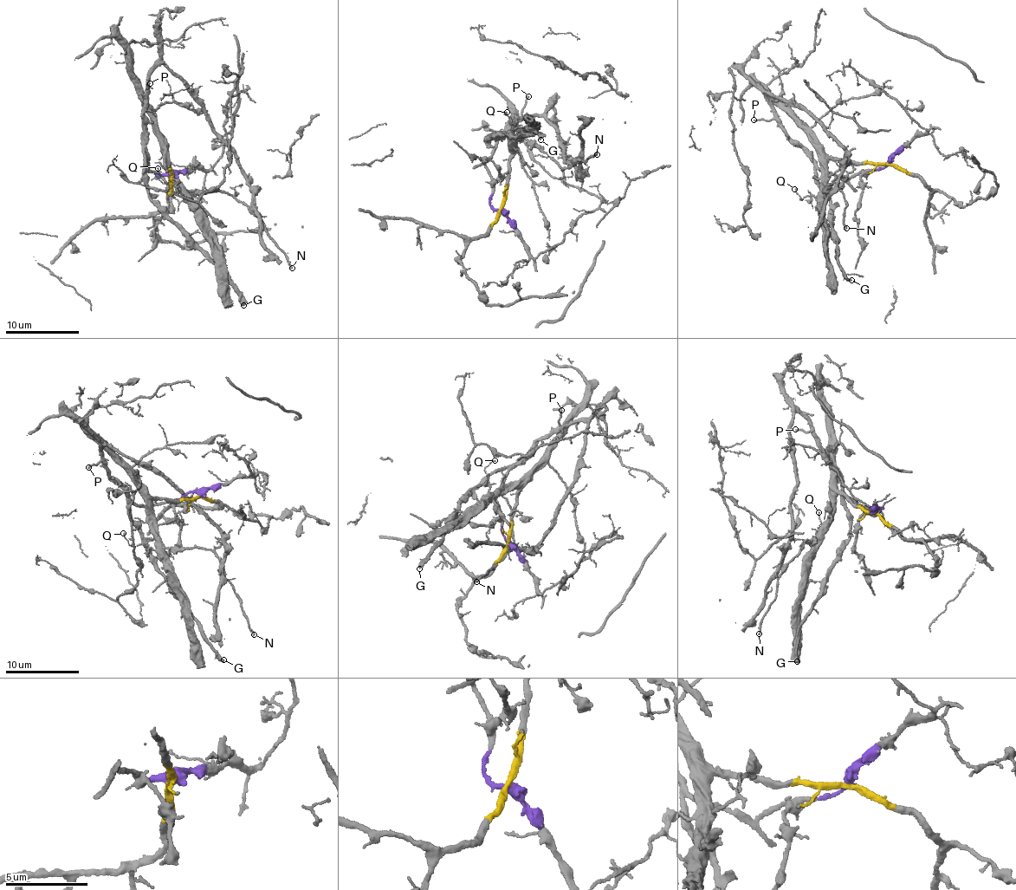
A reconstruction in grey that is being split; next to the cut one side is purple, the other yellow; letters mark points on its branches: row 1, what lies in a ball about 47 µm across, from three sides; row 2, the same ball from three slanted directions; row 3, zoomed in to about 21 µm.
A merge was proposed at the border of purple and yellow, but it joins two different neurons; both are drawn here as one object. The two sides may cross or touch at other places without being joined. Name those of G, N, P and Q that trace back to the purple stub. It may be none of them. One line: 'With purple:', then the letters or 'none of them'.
With purple: G, P

